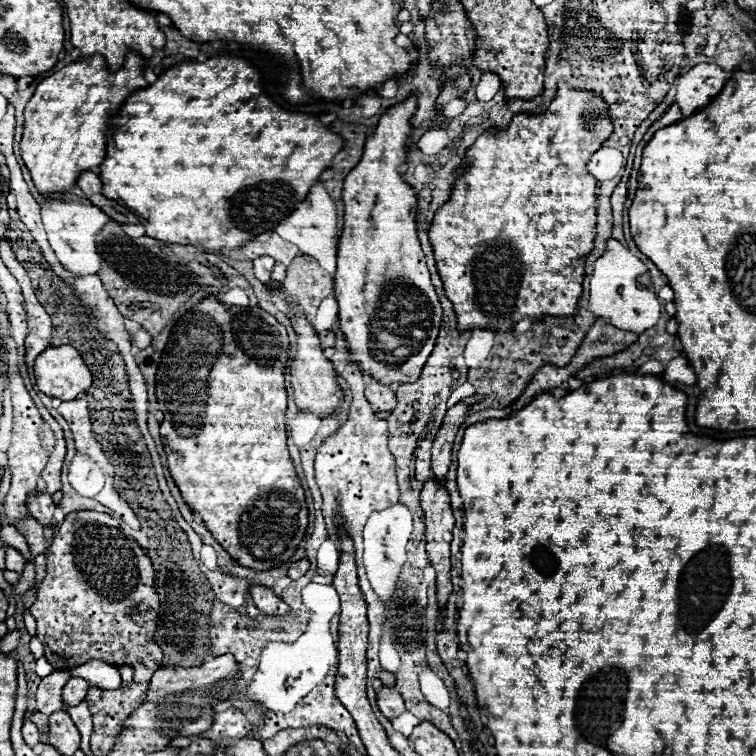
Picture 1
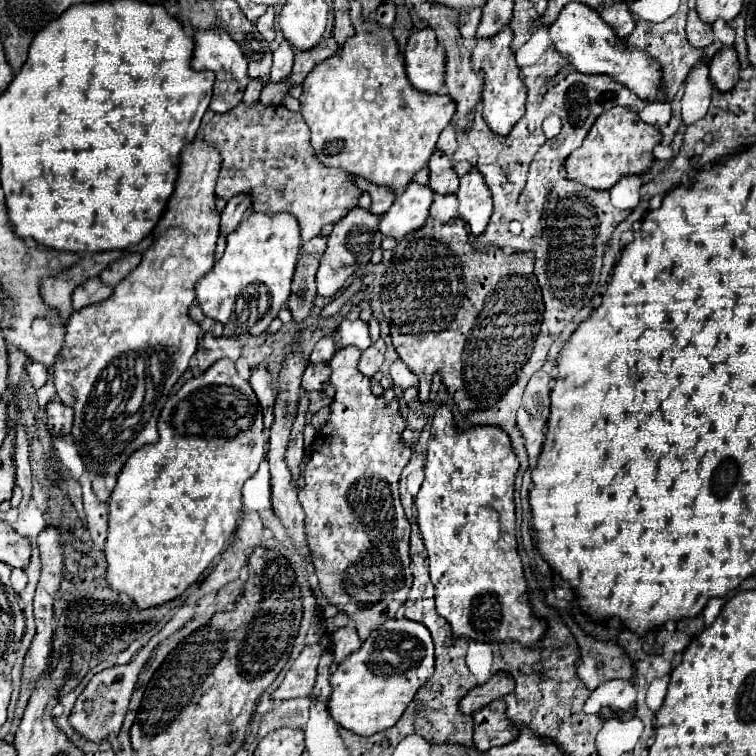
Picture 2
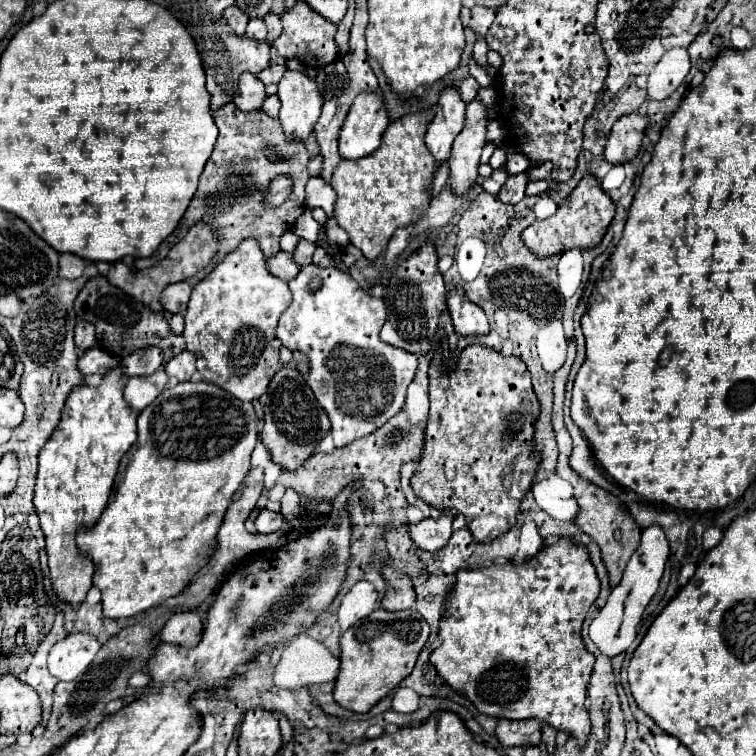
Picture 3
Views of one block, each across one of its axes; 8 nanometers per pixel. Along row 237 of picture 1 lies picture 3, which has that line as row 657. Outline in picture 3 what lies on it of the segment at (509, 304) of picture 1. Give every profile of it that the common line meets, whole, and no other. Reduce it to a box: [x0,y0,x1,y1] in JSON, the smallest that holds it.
[430,540,600,748]

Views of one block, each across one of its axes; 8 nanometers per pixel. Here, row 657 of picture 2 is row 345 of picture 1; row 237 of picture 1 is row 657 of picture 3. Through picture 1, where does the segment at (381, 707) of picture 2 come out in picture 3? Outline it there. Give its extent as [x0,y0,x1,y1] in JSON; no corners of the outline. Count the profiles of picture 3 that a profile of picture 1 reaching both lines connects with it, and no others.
[334,608,430,712]

